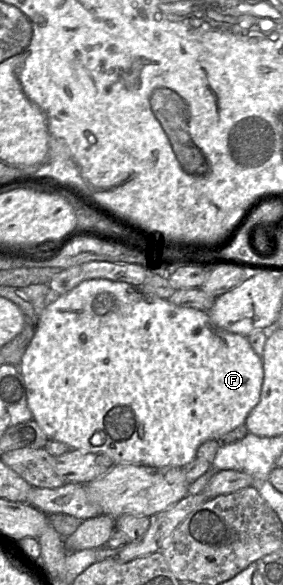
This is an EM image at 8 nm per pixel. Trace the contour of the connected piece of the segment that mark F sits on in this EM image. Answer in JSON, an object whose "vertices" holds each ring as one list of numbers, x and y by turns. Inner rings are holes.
{"vertices":[[107,279,82,281,66,294,54,298,43,310,34,336,19,364,26,389,27,404,33,419,49,440,67,444,72,450,108,455,115,463,154,467,184,467,196,458,198,447,210,439,220,439,240,425,259,403,264,371,262,359,251,347,248,337,217,327,208,312,174,305,166,299,148,295,140,287]]}

